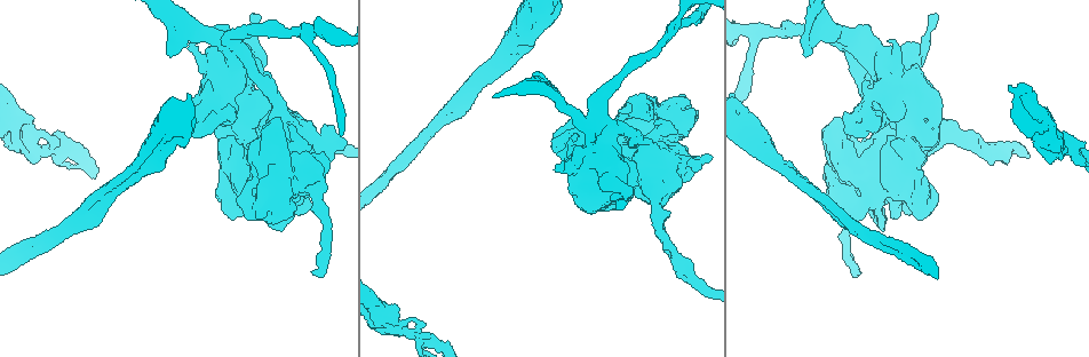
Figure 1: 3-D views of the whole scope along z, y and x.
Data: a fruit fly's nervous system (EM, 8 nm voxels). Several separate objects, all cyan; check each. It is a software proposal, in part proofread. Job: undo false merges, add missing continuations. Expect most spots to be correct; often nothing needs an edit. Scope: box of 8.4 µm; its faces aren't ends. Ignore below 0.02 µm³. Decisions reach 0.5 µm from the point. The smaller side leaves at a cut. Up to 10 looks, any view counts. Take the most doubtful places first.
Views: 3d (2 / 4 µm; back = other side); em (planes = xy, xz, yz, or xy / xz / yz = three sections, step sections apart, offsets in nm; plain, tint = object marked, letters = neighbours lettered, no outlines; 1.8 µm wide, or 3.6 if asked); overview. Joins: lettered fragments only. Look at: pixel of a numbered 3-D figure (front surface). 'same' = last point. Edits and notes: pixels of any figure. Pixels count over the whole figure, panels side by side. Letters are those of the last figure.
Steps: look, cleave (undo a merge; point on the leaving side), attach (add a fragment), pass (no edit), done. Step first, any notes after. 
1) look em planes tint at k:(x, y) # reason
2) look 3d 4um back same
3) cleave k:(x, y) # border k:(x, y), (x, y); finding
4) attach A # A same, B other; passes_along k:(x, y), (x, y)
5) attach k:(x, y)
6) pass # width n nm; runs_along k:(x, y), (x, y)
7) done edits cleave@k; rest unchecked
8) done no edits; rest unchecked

look em 3.6um yz step 8 tint at 1:(761, 144)

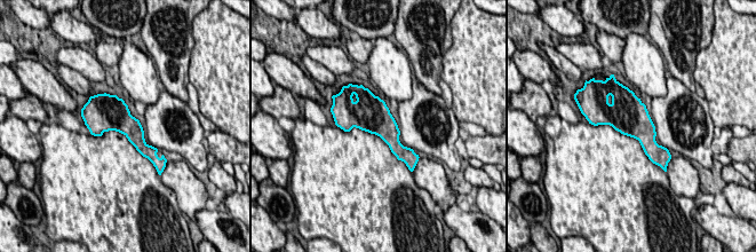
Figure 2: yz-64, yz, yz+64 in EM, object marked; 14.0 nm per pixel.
look em 3.6um yz step 8 letters same

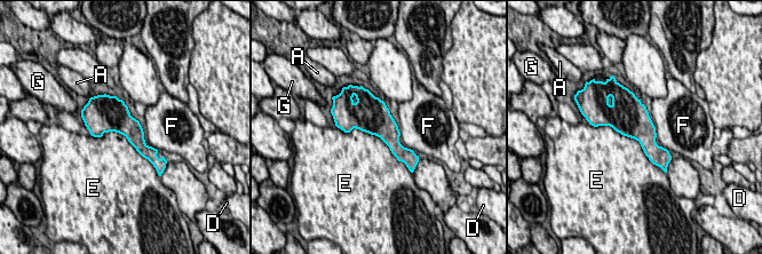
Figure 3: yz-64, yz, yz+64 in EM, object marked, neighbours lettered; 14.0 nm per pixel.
pass # A other, D other, E other, F other, G other; border 3:(340, 128), (376, 135), (401, 161); all the same neuron

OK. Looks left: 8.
look 3d 2um at 1:(417, 319) # free end

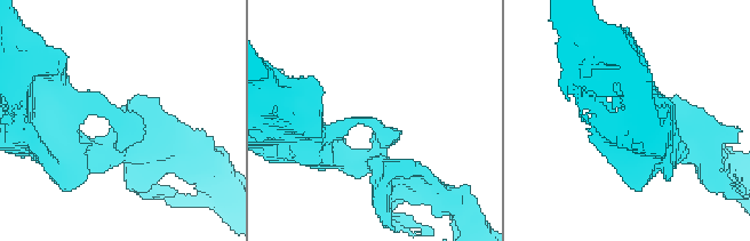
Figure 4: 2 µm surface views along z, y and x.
look em 3.6um planes letters at 4:(124, 116) # shape alone is not enough

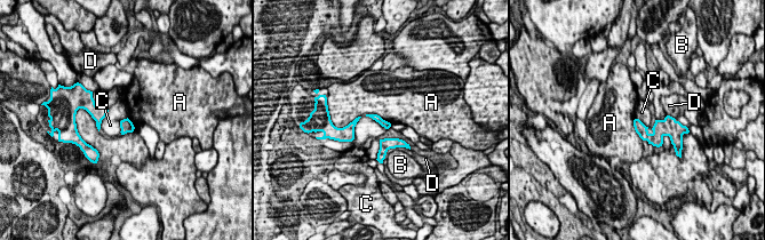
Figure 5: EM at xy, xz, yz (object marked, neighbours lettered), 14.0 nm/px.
pass # longest_contact D 360 nm; A other, B other, C other, D other; none of them fits

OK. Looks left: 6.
look 3d 4um at 1:(269, 188) # touches itself

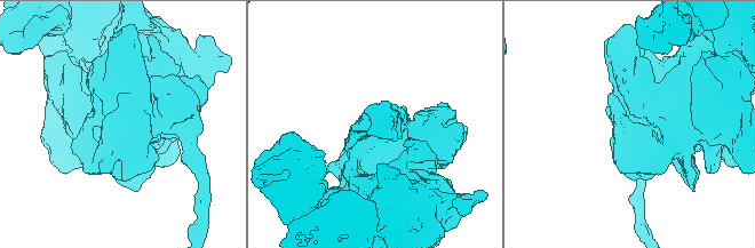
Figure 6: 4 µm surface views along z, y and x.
look em 3.6um xz step 8 plain at 6:(119, 129)

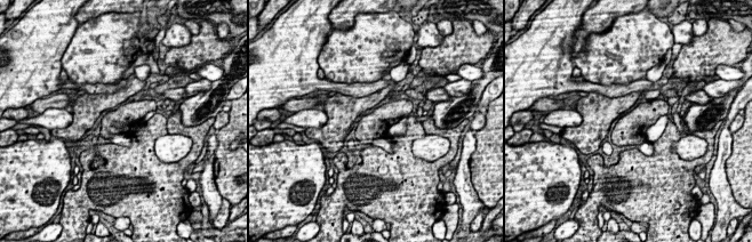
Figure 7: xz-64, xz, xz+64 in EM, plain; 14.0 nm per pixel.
look em 3.6um xz step 8 letters same # what lies round it

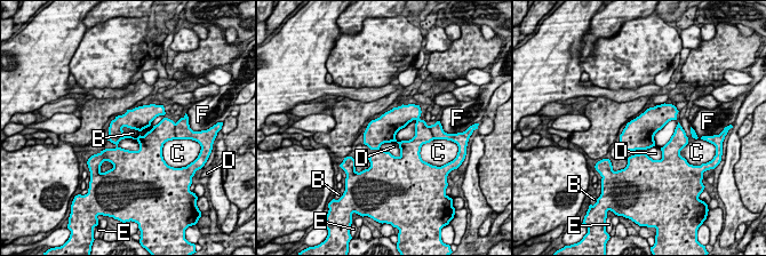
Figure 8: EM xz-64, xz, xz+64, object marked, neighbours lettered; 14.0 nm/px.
pass # width 280 nm; B other, C other, D other, E other, F other; one neuron here

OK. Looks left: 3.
look 3d 4um at 1:(248, 137) # abrupt turn

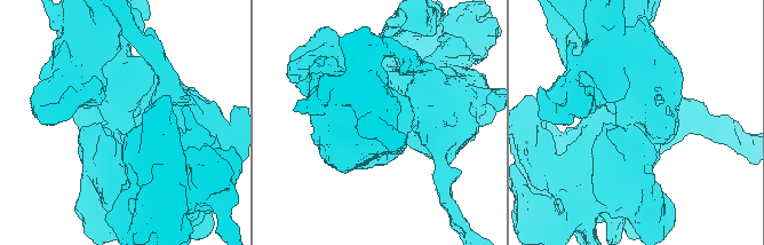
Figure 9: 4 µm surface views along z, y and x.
look em 3.6um xy step 4 tint at 9:(122, 120)

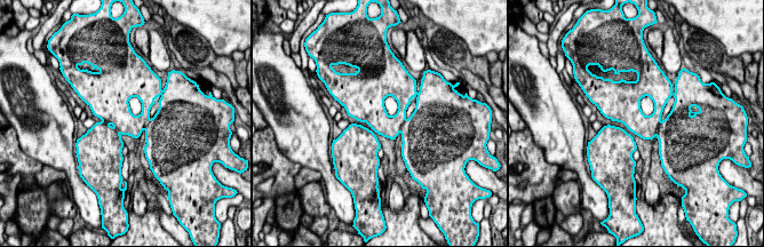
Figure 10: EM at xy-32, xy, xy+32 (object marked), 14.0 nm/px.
look em 3.6um planes letters same # another direction

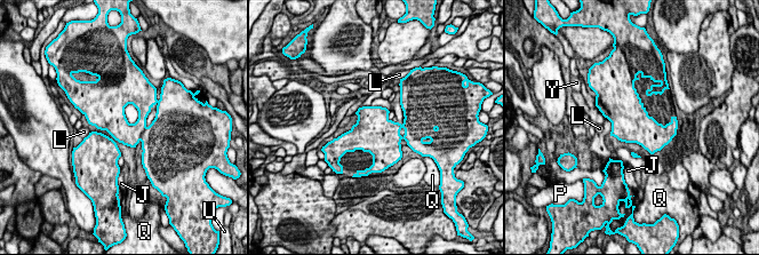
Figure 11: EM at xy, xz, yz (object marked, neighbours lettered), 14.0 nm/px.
pass # width 480 nm; J other, L other, P other, Q other, U other, Y other; border 11:(369, 105), (360, 108); one neuron here

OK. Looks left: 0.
done no edits; rest unchecked

